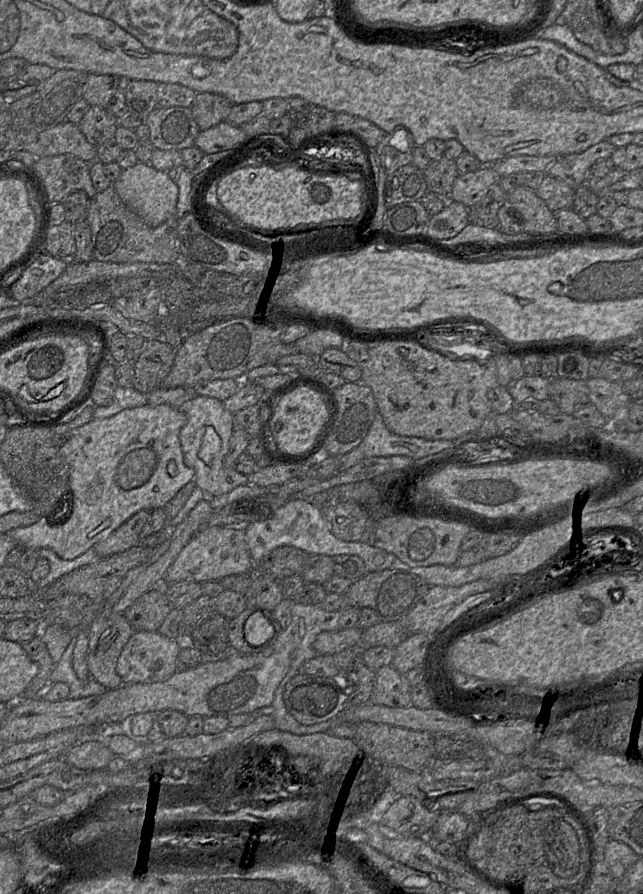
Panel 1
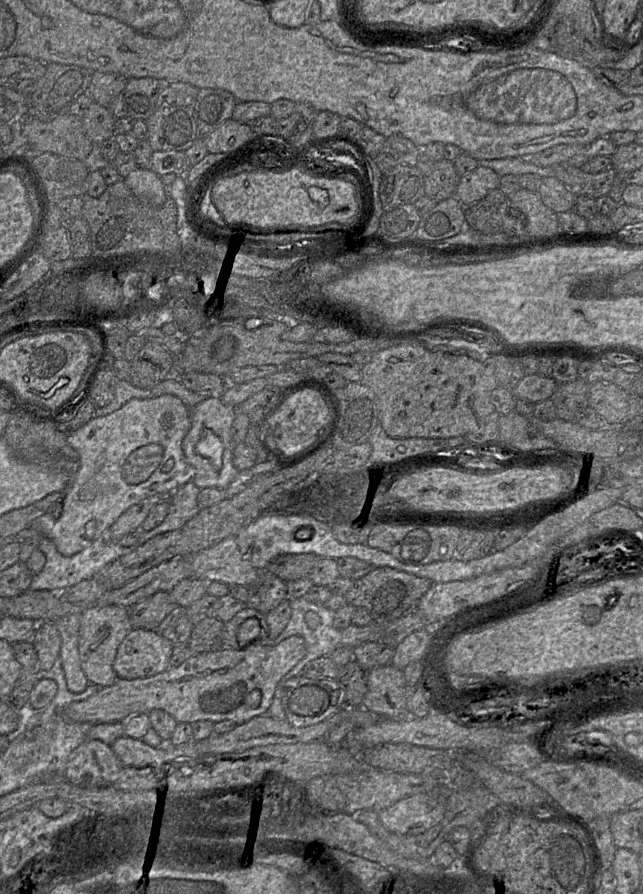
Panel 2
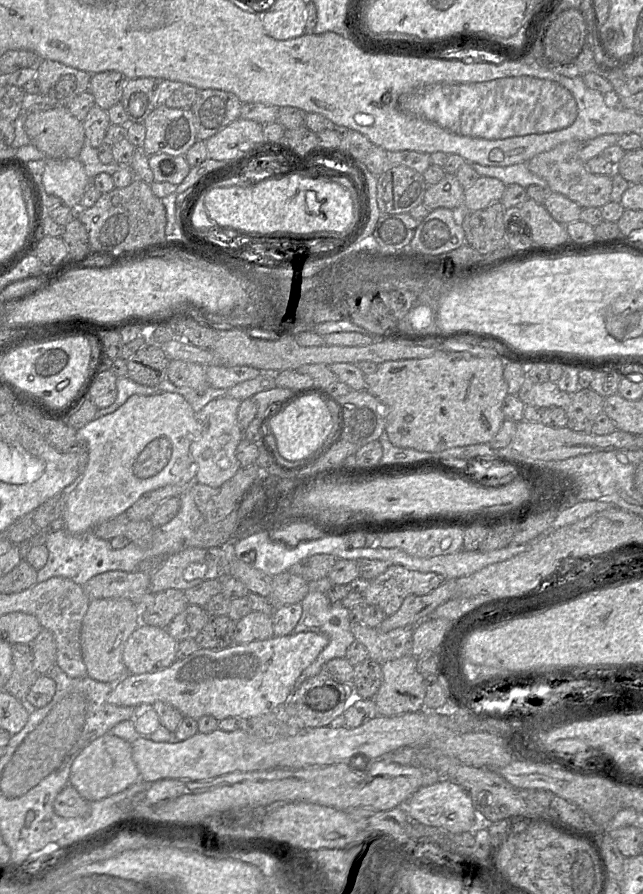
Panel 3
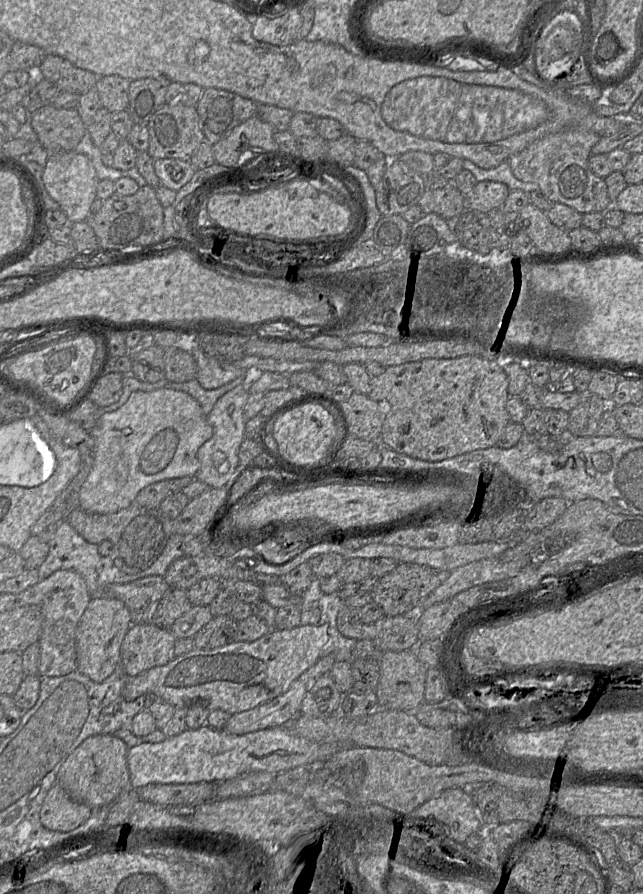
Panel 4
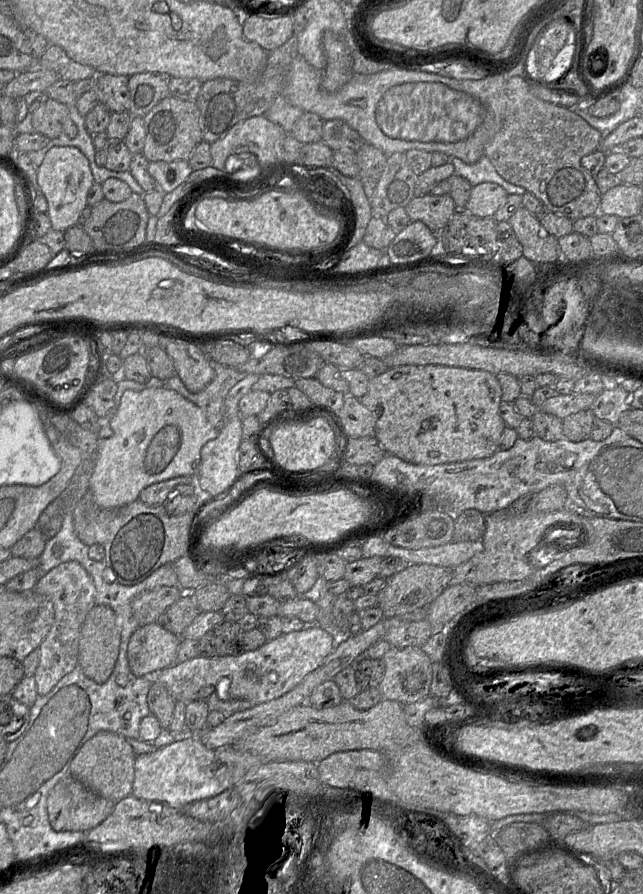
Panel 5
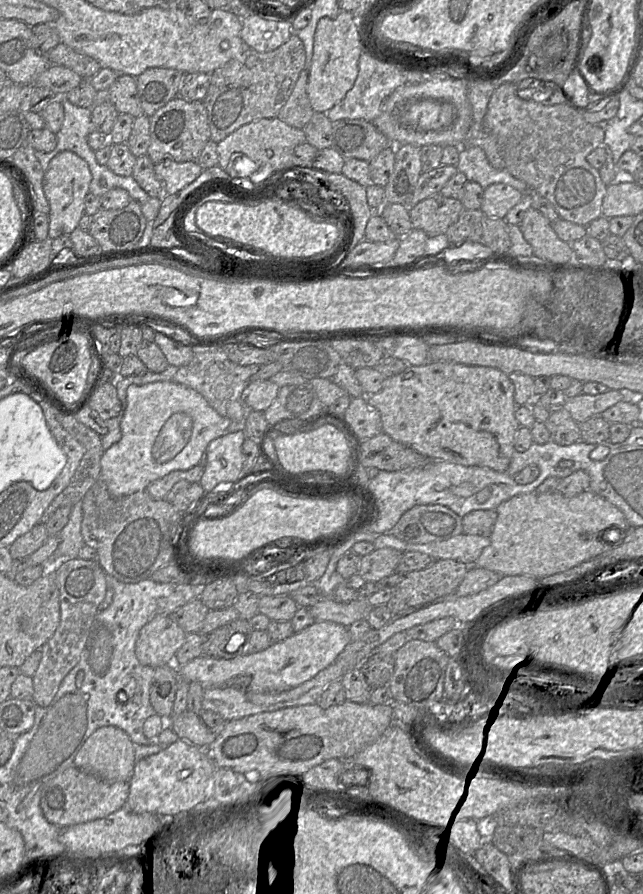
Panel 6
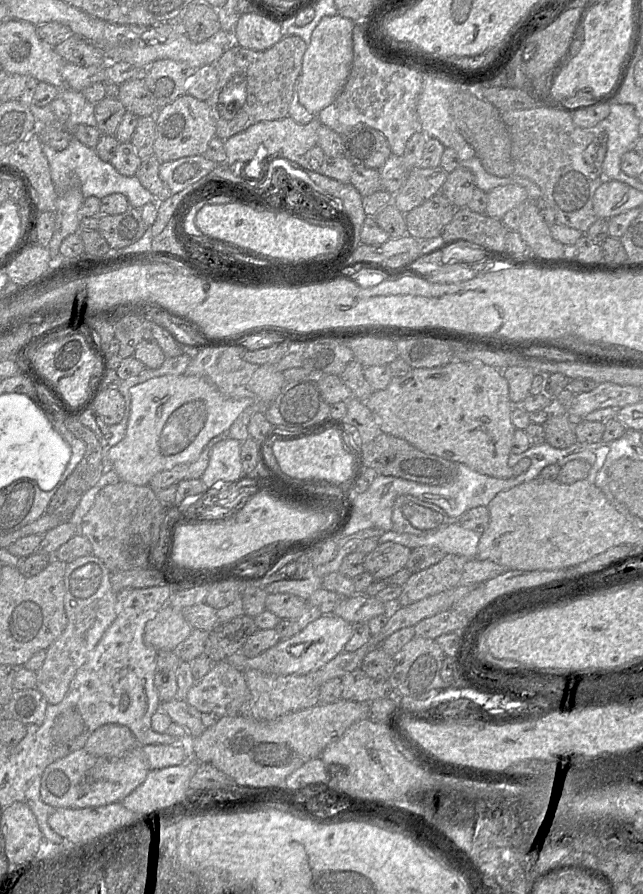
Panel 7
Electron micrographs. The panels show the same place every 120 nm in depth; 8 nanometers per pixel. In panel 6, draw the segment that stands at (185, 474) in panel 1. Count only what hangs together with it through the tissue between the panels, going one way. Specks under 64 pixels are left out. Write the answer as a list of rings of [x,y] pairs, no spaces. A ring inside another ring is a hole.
[[[173,380],[156,381],[144,385],[130,385],[127,389],[126,411],[120,423],[121,438],[118,442],[116,442],[110,448],[108,448],[103,452],[100,460],[101,464],[100,480],[104,481],[109,493],[114,497],[123,497],[139,491],[145,491],[146,487],[151,482],[160,479],[168,475],[169,473],[177,470],[188,470],[199,464],[202,455],[206,451],[206,448],[208,447],[209,443],[218,437],[226,435],[227,428],[229,425],[230,425],[229,418],[221,416],[199,392],[188,386],[177,383]]]

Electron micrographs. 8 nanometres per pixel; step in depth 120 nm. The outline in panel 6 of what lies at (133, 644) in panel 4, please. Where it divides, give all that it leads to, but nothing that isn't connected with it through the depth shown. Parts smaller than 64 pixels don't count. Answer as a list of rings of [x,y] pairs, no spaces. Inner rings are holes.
[[[155,615],[141,630],[135,653],[143,665],[157,668],[173,664],[187,633],[168,615]]]

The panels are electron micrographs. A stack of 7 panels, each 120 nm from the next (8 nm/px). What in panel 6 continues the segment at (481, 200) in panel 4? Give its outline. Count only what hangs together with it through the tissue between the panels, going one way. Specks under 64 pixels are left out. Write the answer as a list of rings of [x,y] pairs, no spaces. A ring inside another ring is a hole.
[[[495,183],[484,189],[480,210],[490,218],[504,219],[511,208],[522,199],[522,194],[512,186]]]

